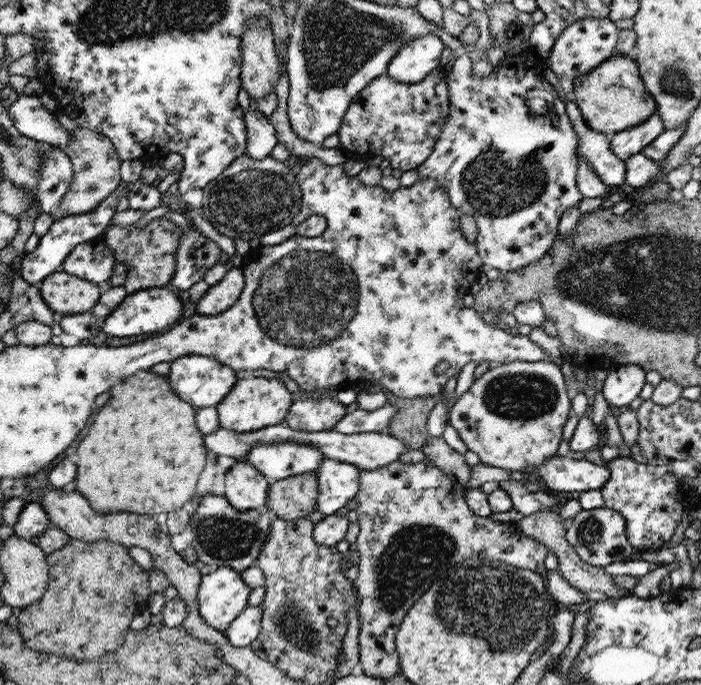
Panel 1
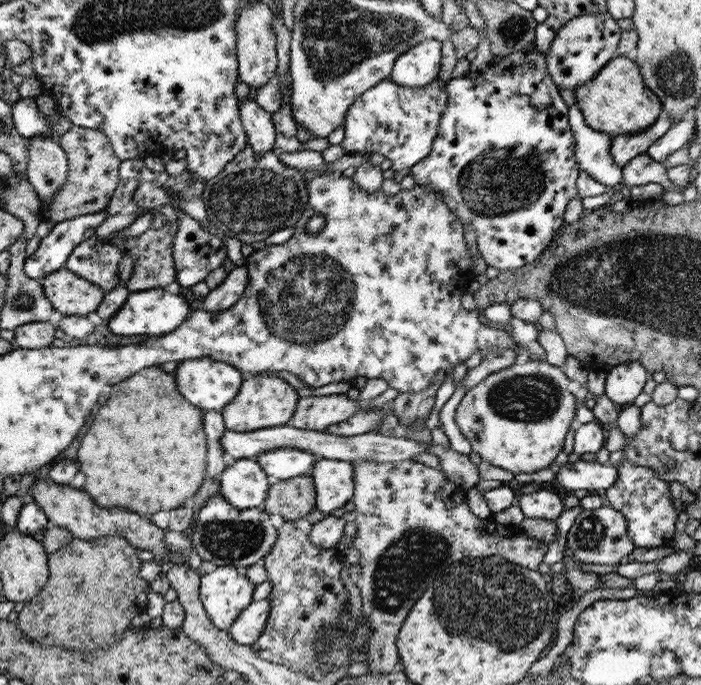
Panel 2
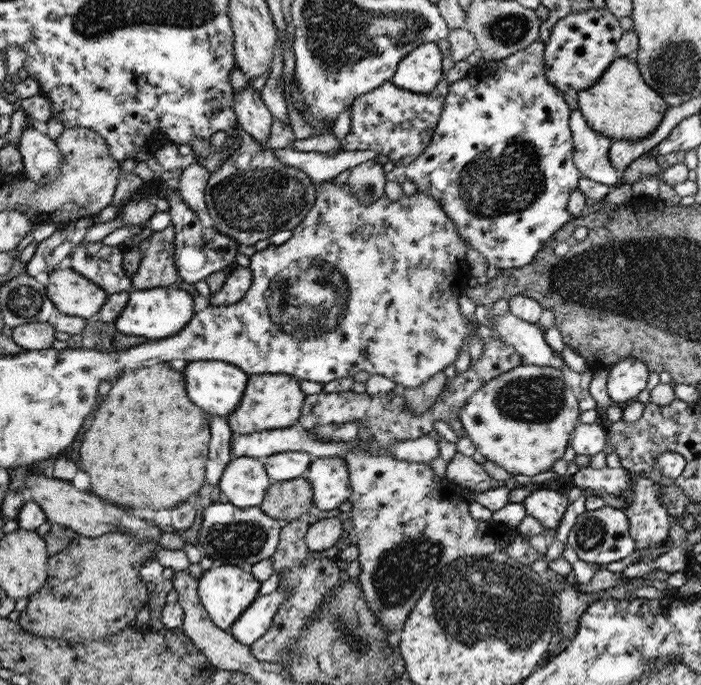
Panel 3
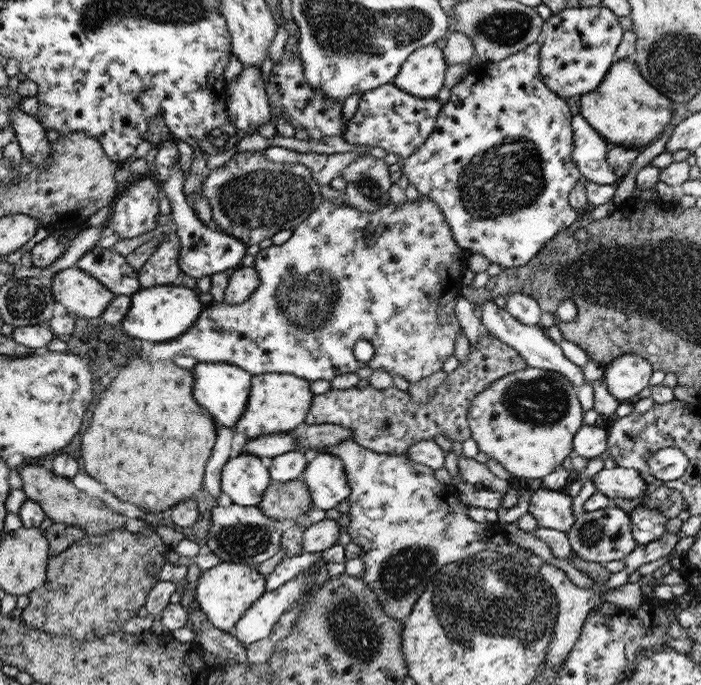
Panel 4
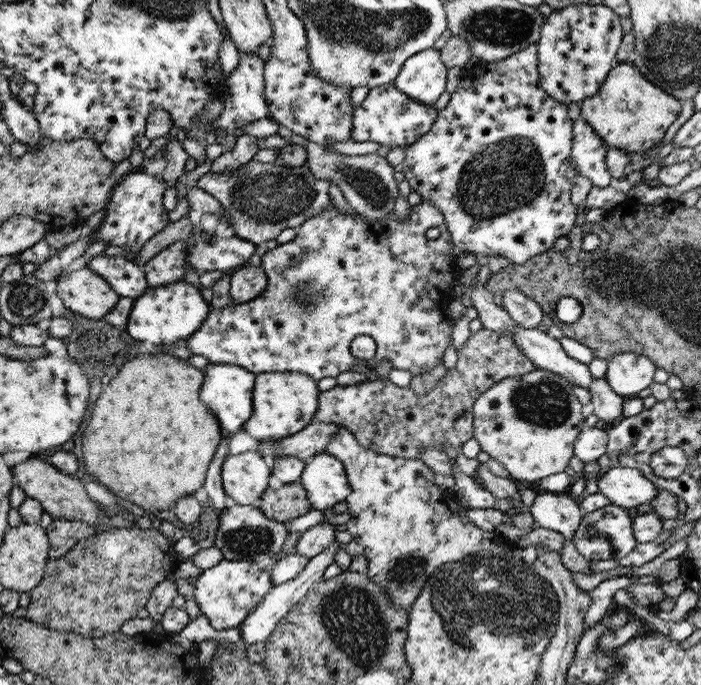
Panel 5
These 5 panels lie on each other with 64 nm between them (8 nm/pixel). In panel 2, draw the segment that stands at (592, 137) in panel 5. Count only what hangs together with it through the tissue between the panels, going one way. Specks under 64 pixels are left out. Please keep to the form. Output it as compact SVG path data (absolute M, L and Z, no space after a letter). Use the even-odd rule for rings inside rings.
M576 103L568 106L568 112L575 138L575 160L580 170L607 187L620 187L623 168L612 158L611 136L590 128Z

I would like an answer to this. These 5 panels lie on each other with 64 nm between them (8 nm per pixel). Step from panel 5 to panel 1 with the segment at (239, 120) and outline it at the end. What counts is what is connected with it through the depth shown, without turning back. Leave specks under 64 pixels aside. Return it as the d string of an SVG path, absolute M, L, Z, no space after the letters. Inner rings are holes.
M258 109L246 110L242 114L241 120L247 128L245 152L252 159L265 159L274 150L274 146L279 143L274 125Z

